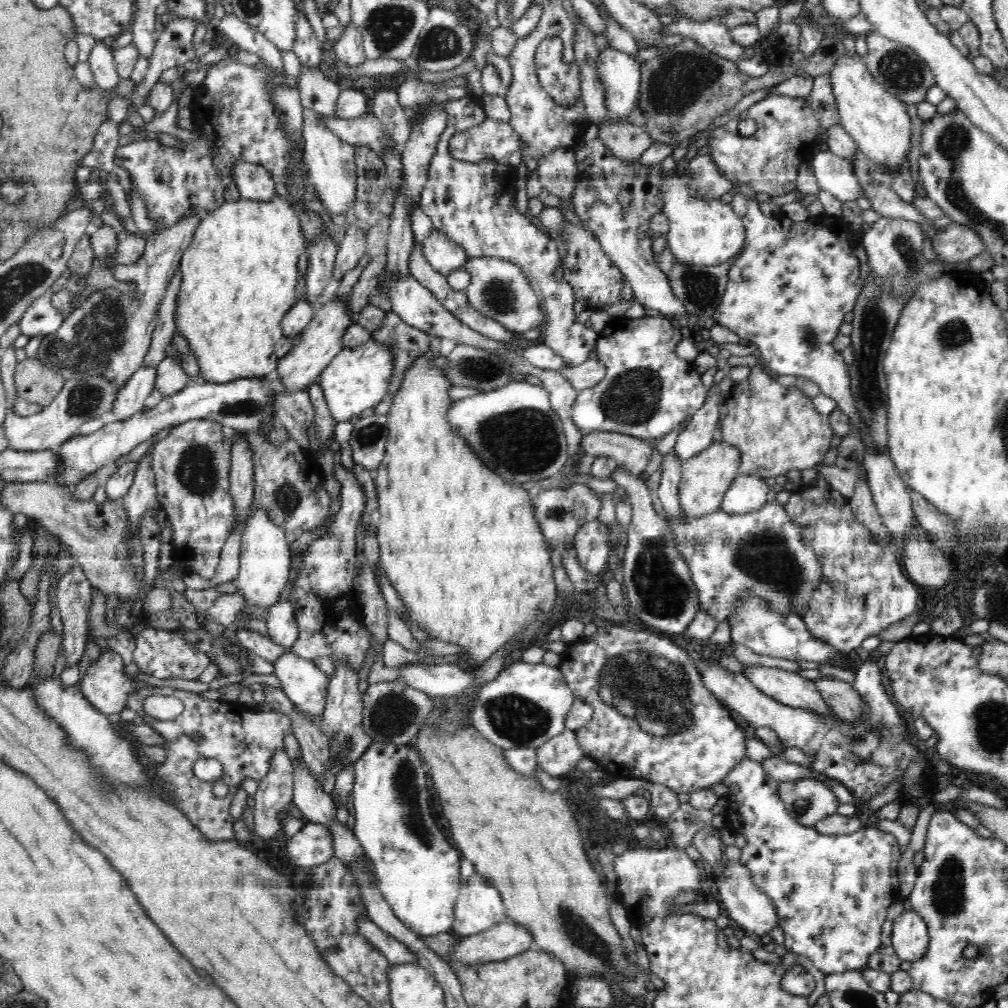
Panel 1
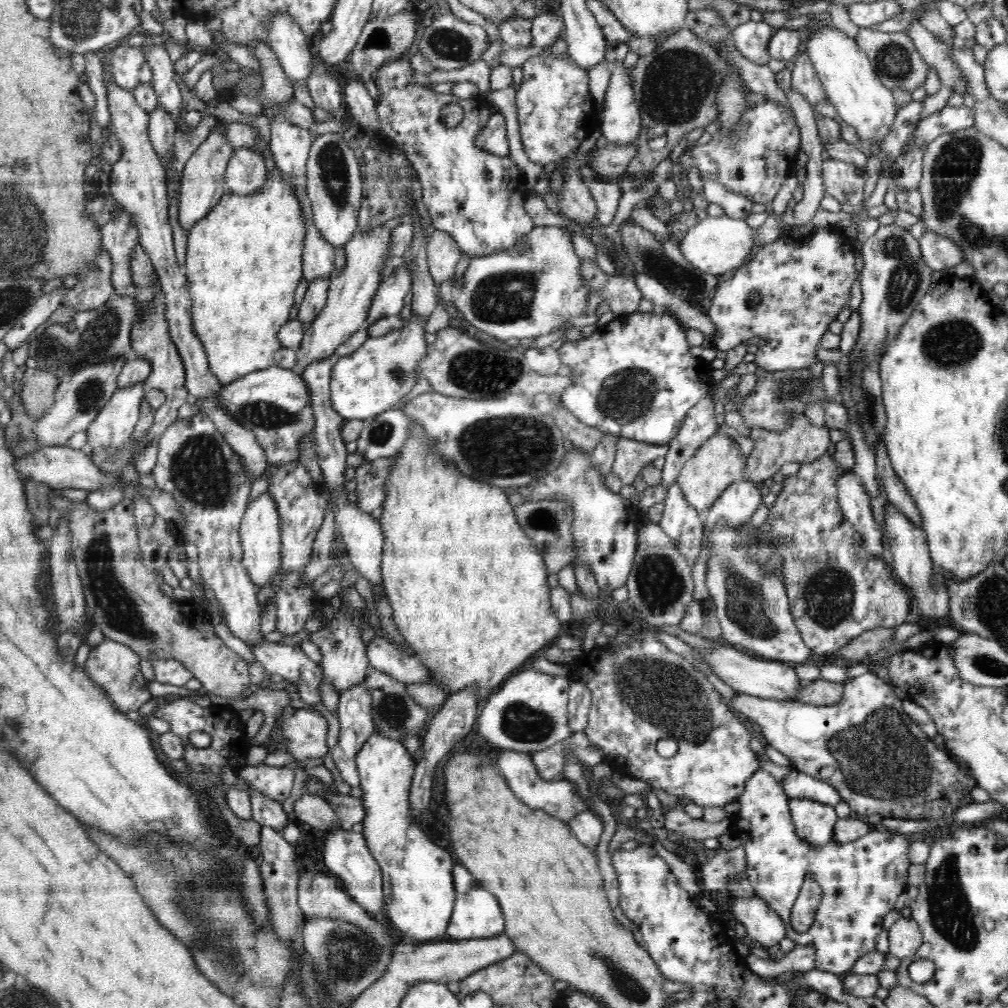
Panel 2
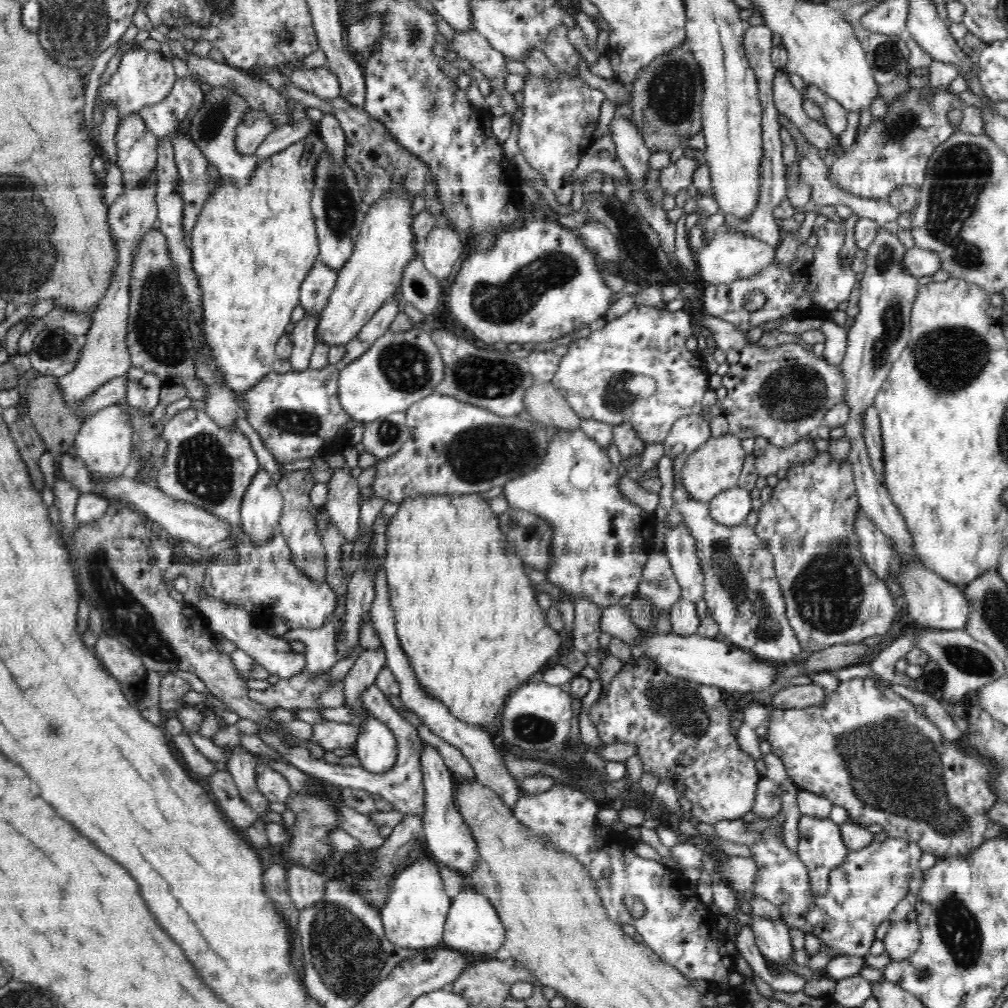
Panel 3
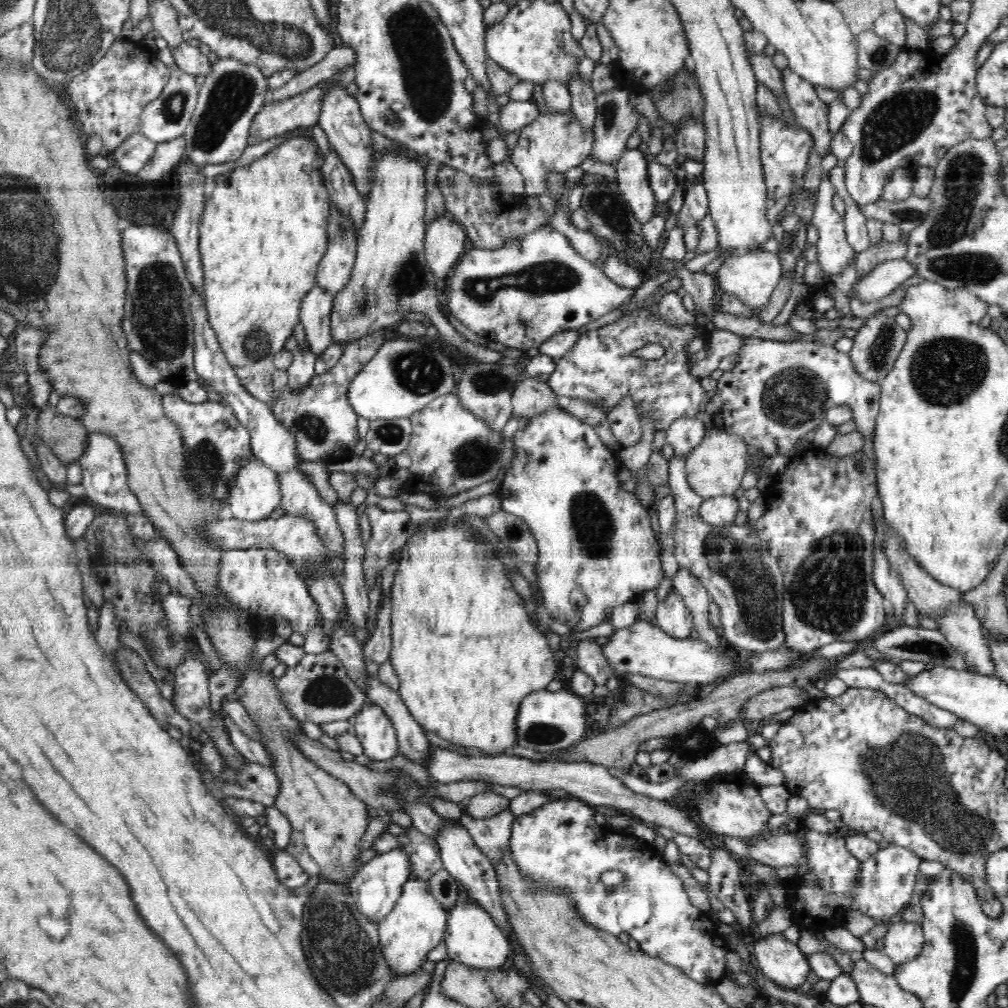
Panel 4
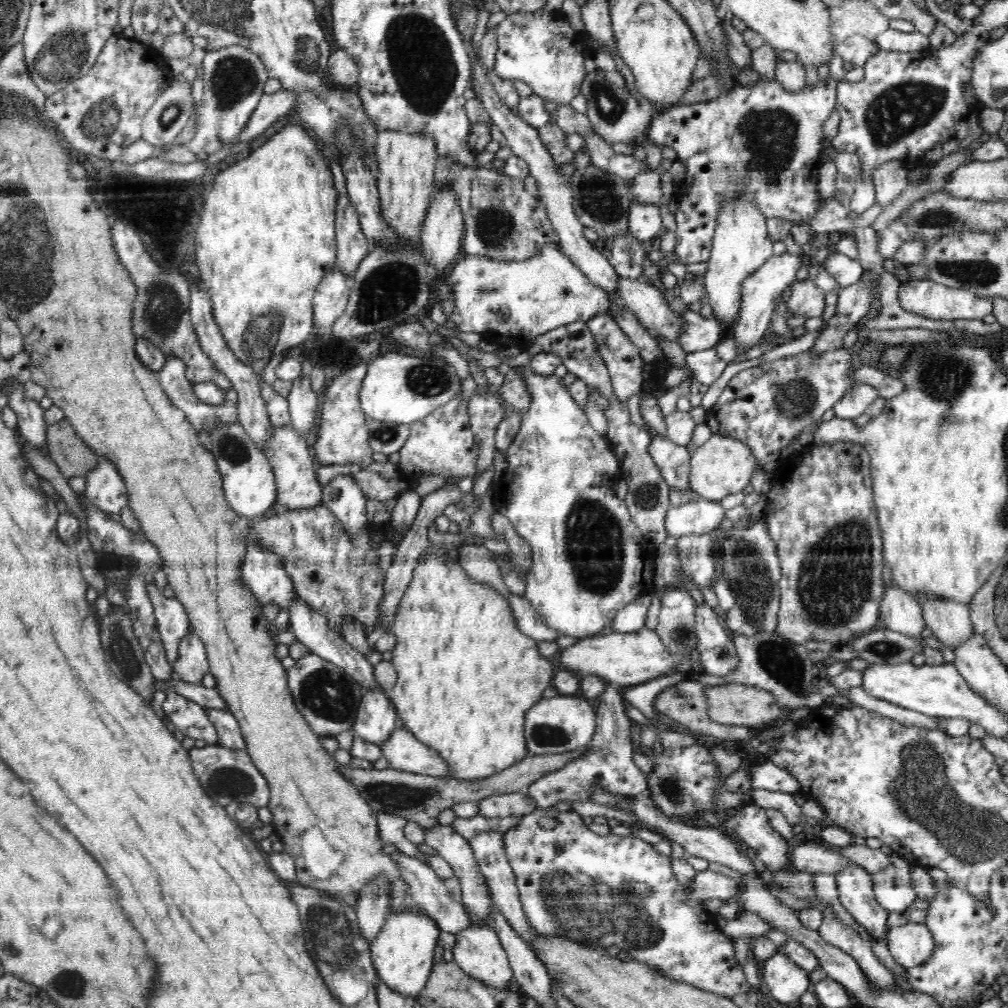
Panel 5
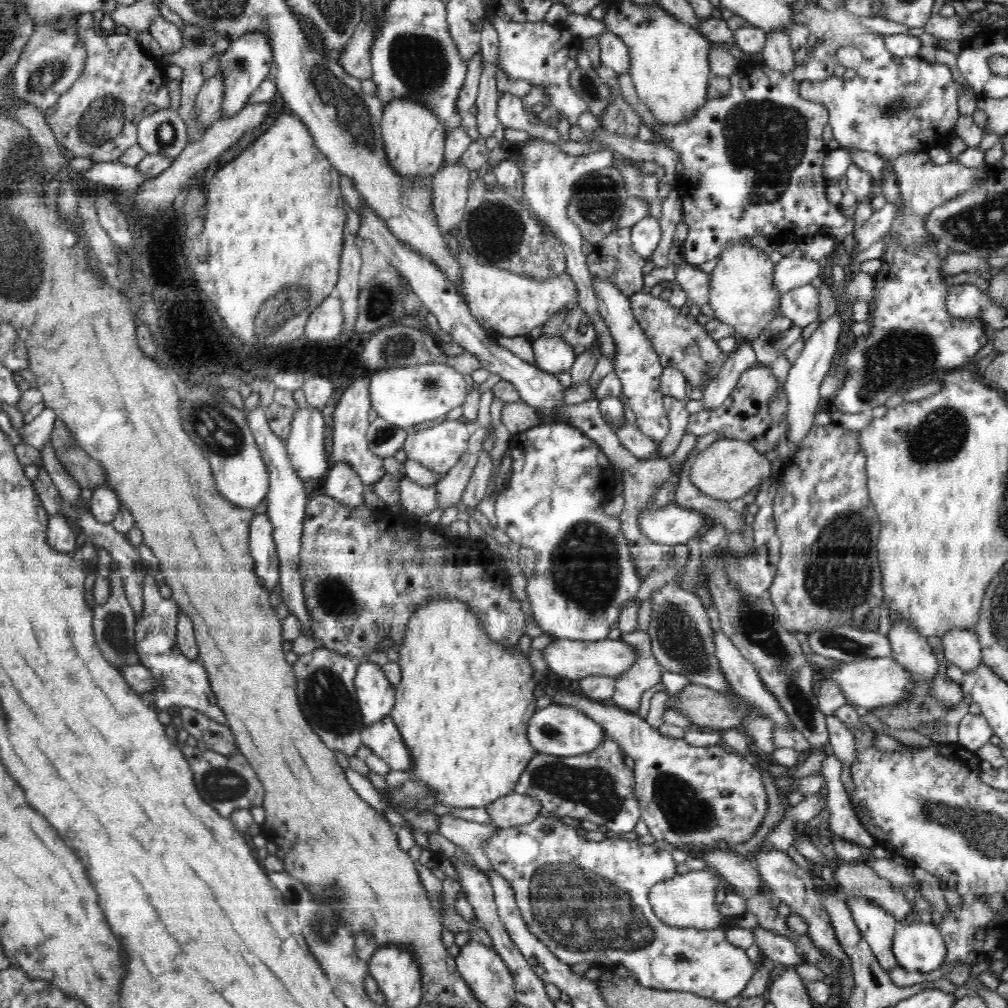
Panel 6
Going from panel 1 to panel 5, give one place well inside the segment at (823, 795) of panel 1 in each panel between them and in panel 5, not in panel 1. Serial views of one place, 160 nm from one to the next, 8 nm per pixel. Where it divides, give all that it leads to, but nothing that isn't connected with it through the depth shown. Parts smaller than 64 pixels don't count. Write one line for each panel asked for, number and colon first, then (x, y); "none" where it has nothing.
2: (814, 822)
3: (820, 846)
4: (827, 857)
5: (854, 884)

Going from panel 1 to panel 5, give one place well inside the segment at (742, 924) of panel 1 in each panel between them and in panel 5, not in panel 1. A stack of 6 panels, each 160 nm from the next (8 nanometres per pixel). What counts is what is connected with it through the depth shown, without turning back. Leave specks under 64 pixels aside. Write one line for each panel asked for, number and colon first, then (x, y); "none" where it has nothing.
2: (764, 927)
3: (772, 937)
4: (780, 960)
5: (786, 981)

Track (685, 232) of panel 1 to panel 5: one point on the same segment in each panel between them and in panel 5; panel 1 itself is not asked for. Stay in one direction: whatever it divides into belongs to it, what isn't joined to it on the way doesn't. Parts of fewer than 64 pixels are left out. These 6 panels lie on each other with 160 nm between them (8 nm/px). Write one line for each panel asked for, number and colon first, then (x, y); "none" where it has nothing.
2: (717, 245)
3: (729, 256)
4: (752, 276)
5: (762, 291)

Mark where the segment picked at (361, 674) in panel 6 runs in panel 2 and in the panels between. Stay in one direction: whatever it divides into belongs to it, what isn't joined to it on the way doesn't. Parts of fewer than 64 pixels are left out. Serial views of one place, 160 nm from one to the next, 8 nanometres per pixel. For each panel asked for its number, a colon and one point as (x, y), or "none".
2: (419, 892)
3: (376, 747)
4: (373, 727)
5: (376, 719)

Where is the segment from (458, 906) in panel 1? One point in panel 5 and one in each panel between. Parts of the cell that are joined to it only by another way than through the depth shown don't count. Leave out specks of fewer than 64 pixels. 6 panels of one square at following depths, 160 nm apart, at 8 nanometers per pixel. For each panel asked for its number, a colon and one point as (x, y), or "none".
2: (477, 914)
3: (472, 926)
4: (471, 938)
5: (478, 951)

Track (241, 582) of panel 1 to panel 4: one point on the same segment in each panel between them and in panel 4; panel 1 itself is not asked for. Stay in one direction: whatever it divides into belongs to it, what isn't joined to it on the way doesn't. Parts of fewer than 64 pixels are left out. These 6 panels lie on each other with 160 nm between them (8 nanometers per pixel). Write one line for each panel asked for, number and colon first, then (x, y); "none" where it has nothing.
2: (260, 535)
3: (262, 505)
4: (255, 493)

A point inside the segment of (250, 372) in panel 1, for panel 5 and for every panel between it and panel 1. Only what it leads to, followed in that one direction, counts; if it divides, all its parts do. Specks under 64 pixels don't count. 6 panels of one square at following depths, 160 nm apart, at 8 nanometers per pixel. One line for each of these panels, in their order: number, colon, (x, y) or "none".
2: (244, 260)
3: (252, 247)
4: (262, 235)
5: (266, 238)

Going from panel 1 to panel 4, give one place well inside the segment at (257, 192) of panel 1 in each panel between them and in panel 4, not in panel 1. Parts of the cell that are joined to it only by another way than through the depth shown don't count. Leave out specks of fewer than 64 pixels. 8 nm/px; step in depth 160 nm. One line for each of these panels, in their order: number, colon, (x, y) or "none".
2: (246, 173)
3: (212, 127)
4: (233, 92)

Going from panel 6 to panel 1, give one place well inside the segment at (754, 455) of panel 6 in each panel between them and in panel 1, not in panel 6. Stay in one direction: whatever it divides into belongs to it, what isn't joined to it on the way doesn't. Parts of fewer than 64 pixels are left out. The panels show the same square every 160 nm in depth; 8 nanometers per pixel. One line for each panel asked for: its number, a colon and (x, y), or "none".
1: (705, 479)
2: (719, 463)
3: (716, 466)
4: (716, 467)
5: (723, 466)

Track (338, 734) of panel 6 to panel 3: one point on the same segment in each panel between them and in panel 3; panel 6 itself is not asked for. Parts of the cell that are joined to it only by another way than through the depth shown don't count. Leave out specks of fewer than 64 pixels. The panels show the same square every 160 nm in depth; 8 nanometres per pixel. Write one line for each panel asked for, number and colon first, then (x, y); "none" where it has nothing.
3: (299, 692)
4: (317, 688)
5: (328, 698)

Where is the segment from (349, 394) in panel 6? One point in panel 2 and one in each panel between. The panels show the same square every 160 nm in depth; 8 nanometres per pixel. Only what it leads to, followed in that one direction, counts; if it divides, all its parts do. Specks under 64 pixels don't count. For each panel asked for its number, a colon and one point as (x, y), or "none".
2: (274, 404)
3: (297, 414)
4: (320, 416)
5: (343, 438)

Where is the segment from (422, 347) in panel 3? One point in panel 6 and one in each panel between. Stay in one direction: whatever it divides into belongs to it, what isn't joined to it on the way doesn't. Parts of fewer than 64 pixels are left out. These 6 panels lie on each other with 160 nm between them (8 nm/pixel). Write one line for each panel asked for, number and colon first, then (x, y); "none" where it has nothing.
4: (405, 375)
5: (403, 389)
6: (406, 397)

